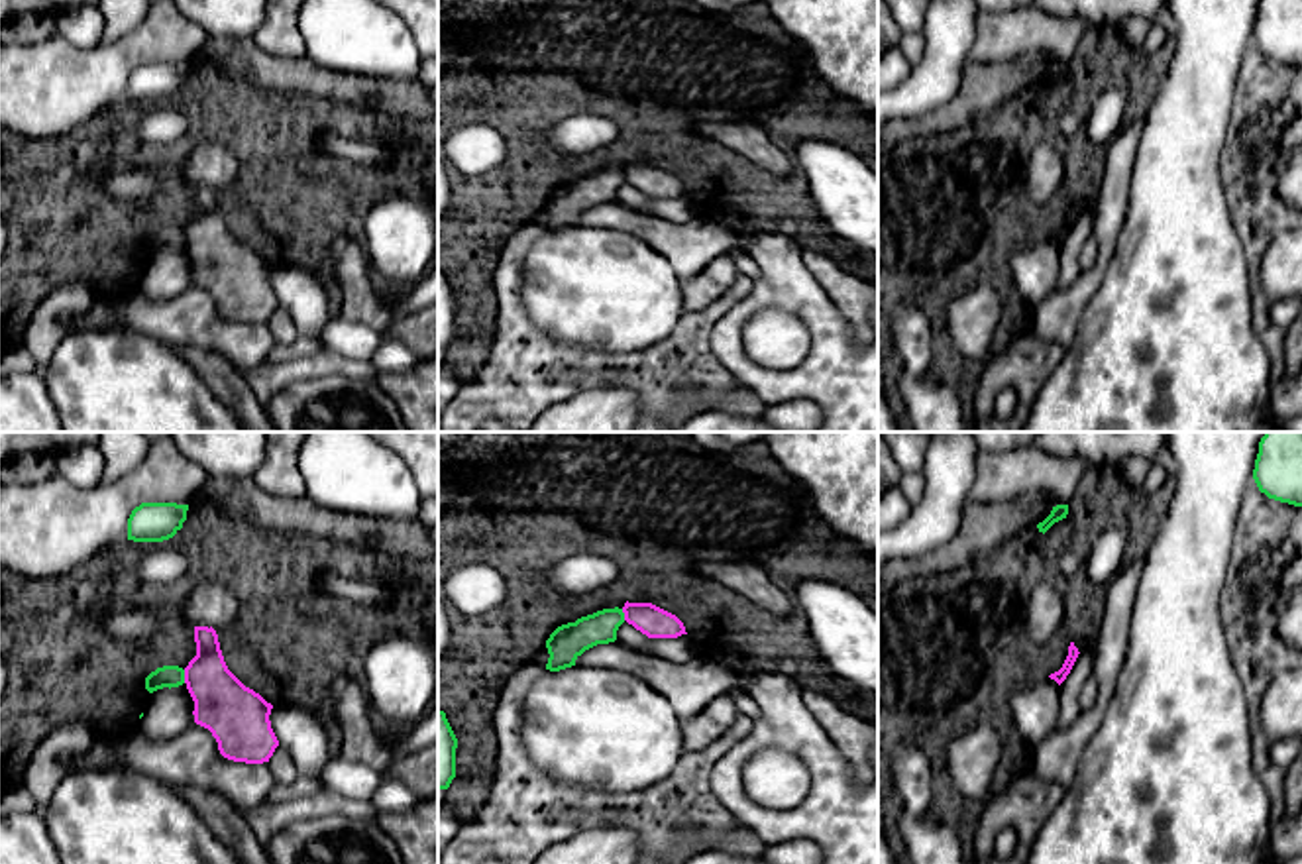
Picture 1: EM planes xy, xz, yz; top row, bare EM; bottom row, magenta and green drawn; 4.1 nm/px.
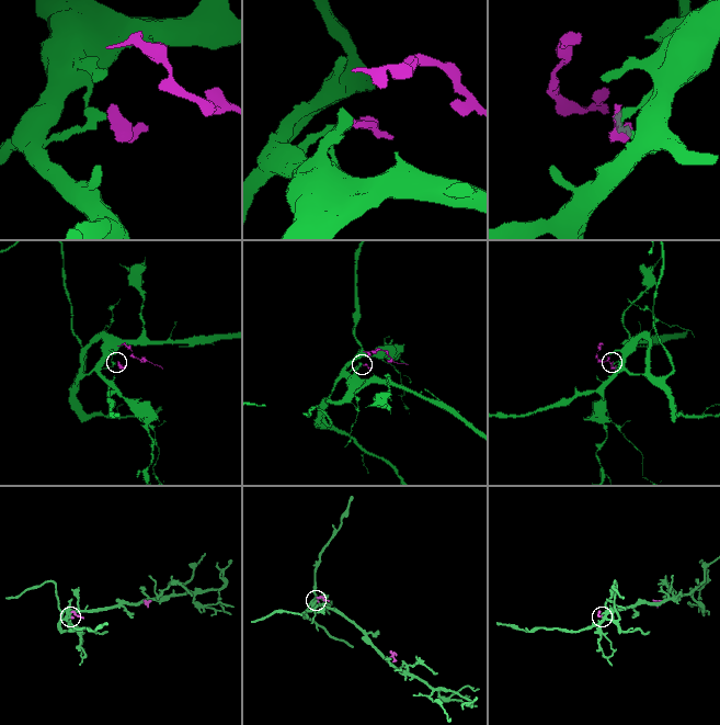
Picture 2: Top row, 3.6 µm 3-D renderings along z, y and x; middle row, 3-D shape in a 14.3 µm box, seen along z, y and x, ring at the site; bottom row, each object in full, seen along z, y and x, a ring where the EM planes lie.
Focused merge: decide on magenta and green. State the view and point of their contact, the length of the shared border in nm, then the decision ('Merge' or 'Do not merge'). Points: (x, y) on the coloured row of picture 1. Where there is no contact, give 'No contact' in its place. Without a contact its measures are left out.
Touches magenta at xy (185, 676). Shared border 60 nm. Do not merge

